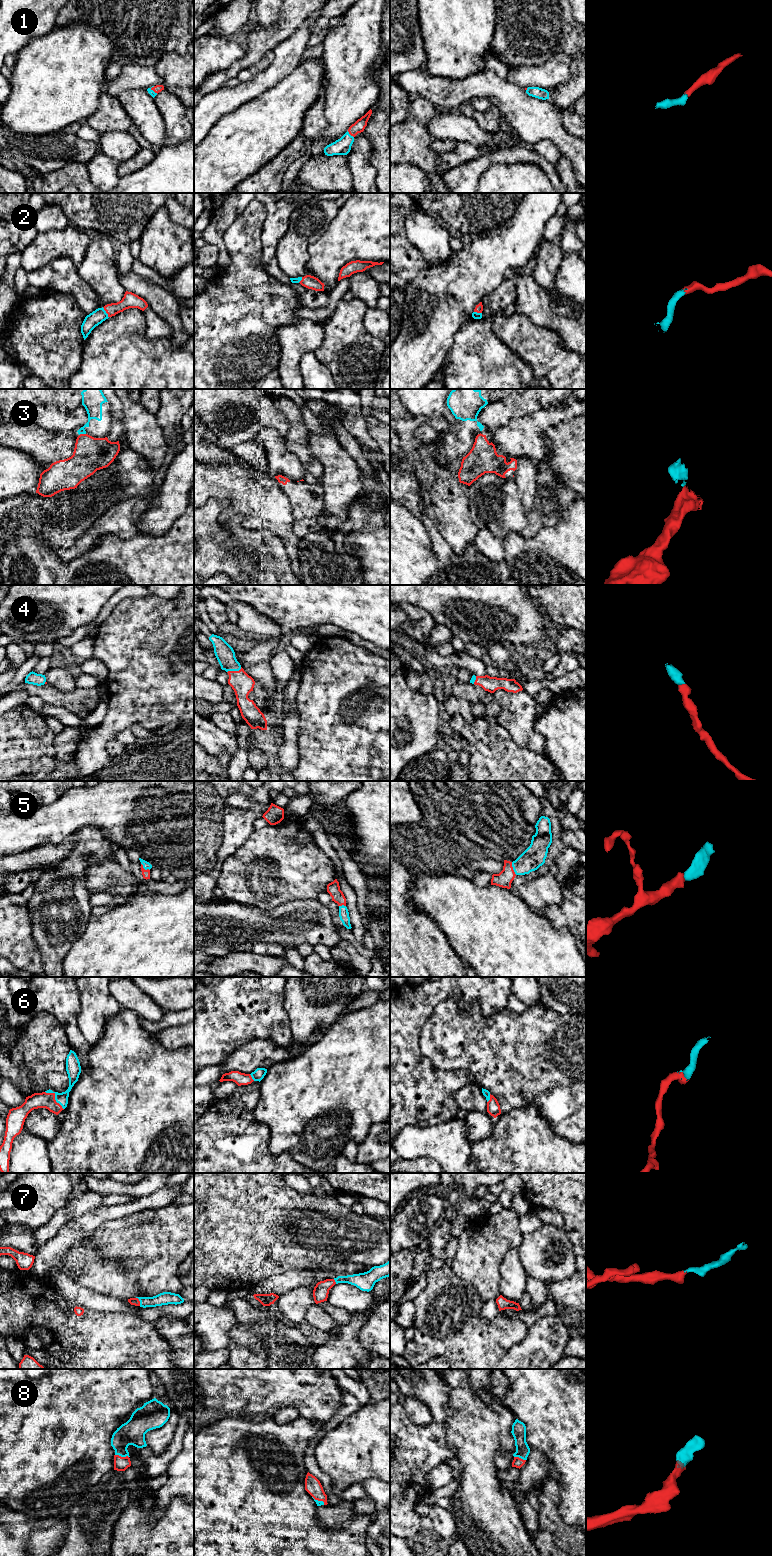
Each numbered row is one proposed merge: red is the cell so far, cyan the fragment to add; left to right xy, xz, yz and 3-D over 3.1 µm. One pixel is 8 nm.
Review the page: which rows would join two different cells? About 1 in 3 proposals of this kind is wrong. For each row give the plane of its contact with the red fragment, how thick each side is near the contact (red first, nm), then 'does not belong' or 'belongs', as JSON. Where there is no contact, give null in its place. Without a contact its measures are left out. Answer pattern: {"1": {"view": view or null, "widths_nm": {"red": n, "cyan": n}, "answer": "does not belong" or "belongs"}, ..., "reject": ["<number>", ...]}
{"1": {"view": "xz", "widths_nm": {"red": 90, "cyan": 140}, "answer": "belongs"}, "2": {"view": "xy", "widths_nm": {"red": 130, "cyan": 120}, "answer": "belongs"}, "3": {"view": "xy", "widths_nm": {"red": 280, "cyan": 140}, "answer": "does not belong"}, "4": {"view": "xz", "widths_nm": {"red": 170, "cyan": 150}, "answer": "belongs"}, "5": {"view": "yz", "widths_nm": {"red": 130, "cyan": 180}, "answer": "belongs"}, "6": {"view": "xy", "widths_nm": {"red": 130, "cyan": 100}, "answer": "belongs"}, "7": {"view": "xy", "widths_nm": {"red": 60, "cyan": 110}, "answer": "belongs"}, "8": {"view": "xy", "widths_nm": {"red": 110, "cyan": 200}, "answer": "belongs"}, "reject": ["3"]}

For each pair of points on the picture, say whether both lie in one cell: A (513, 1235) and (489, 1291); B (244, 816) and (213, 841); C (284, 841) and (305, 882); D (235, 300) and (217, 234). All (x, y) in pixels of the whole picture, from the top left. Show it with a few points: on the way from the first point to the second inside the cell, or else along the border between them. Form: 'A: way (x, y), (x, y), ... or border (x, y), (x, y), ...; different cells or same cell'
A: way (499, 1249), (489, 1259), (489, 1277); same cell
B: way (236, 824), (227, 827), (221, 833); same cell
C: way (284, 851), (284, 859), (297, 872); same cell
D: border (223, 242), (230, 256), (230, 262), (224, 268); different cells

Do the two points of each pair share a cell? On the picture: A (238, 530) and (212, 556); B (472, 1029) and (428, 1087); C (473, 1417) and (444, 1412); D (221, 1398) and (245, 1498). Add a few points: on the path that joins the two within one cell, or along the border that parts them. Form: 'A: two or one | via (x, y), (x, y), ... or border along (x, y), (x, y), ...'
A: two | border along (220, 523), (229, 533), (222, 547), (242, 558)
B: two | border along (423, 1055), (441, 1069), (466, 1069)
C: two | border along (449, 1391), (448, 1406), (453, 1414), (442, 1424)
D: two | border along (249, 1419), (220, 1418), (204, 1427)

